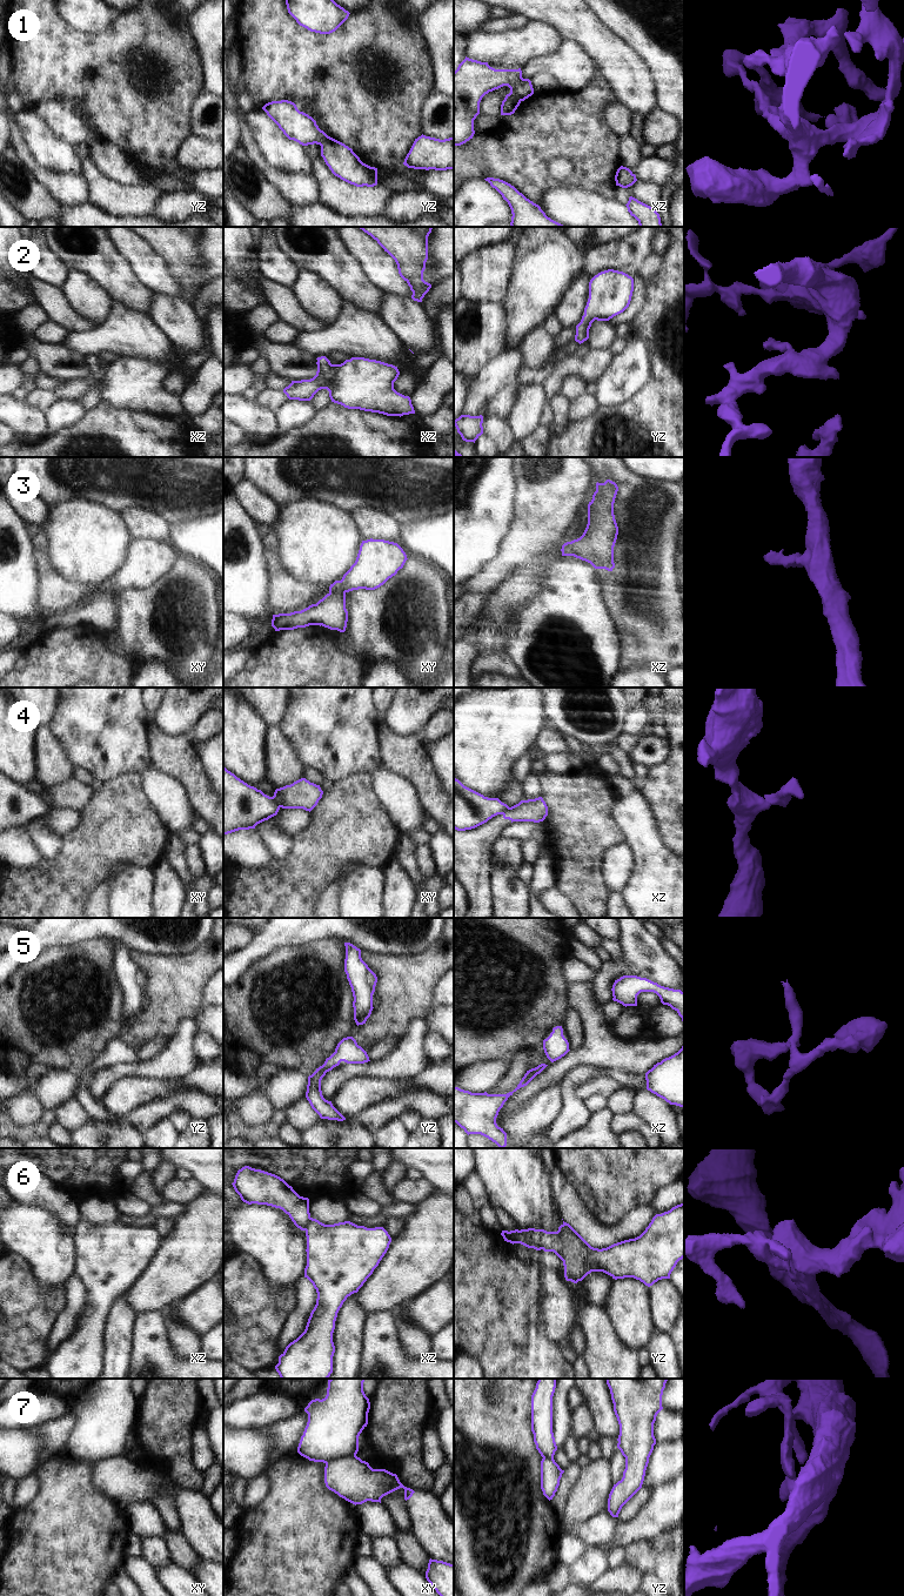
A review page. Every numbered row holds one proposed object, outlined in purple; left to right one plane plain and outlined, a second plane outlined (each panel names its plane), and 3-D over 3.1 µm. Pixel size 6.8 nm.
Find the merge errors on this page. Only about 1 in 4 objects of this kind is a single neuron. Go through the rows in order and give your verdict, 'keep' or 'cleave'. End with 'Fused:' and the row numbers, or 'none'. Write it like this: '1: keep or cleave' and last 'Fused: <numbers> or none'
1: cleave
2: keep
3: keep
4: cleave
5: keep
6: cleave
7: cleave
Fused: 1, 4, 6, 7

